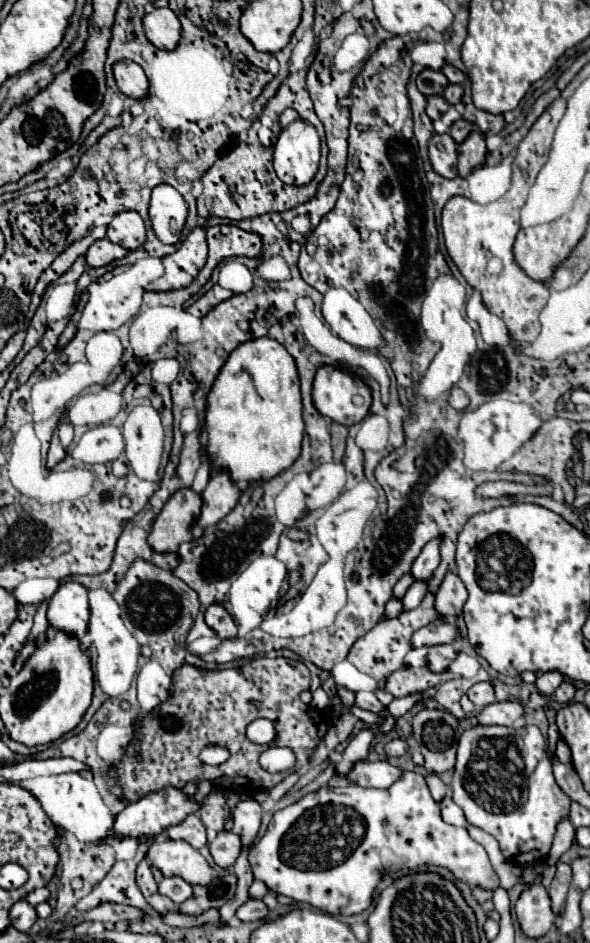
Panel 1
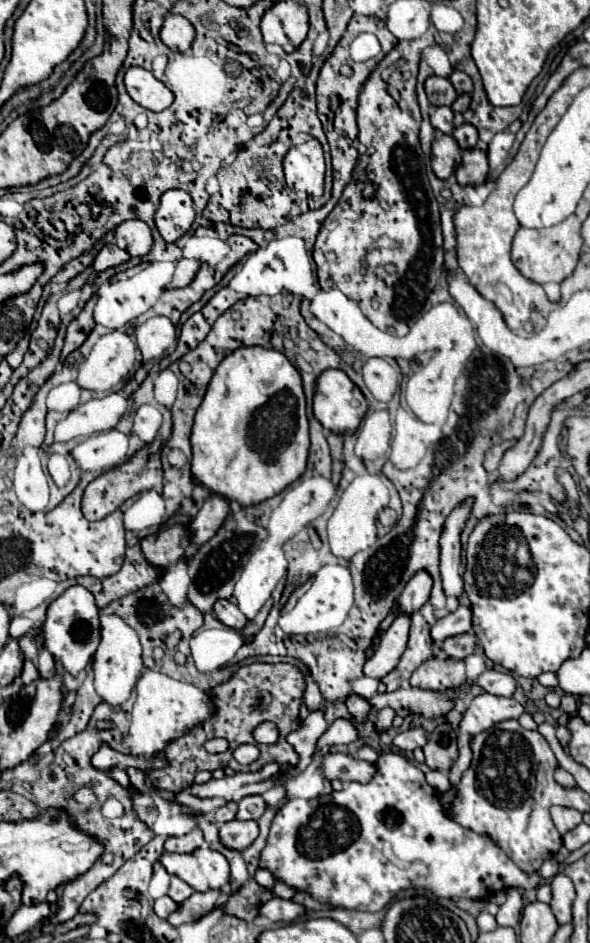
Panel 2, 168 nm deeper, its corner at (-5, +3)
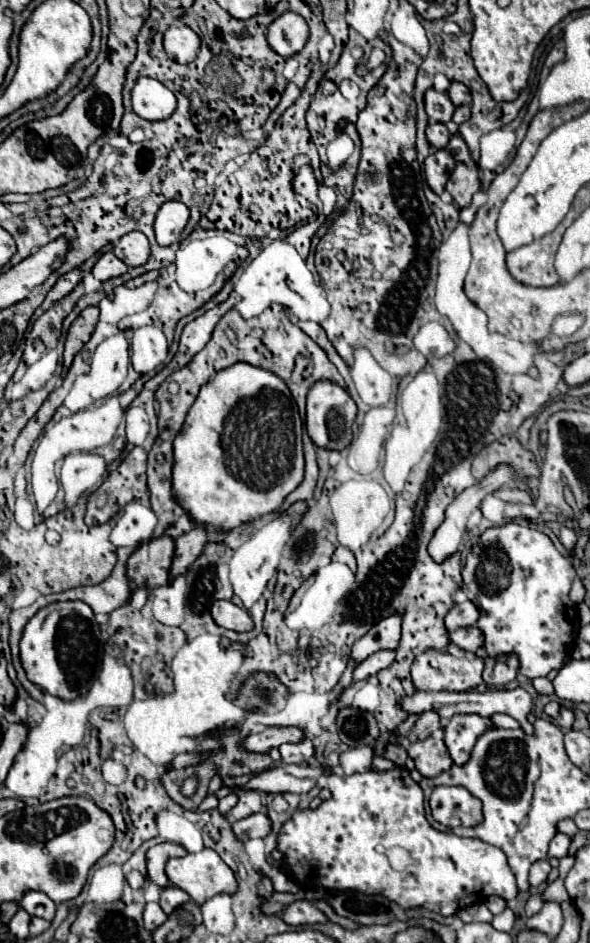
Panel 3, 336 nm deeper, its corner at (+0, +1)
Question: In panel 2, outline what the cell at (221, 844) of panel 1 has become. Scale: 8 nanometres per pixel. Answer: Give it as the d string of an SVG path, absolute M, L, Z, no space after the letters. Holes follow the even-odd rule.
M228 821L220 827L220 841L224 847L232 851L244 851L252 845L258 837L258 823L256 821Z

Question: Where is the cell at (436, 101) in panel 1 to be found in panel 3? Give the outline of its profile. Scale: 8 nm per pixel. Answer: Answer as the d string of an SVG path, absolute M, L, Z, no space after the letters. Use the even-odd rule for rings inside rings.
M429 123L427 125L427 141L431 143L431 147L435 149L447 149L449 145L449 131L443 123Z

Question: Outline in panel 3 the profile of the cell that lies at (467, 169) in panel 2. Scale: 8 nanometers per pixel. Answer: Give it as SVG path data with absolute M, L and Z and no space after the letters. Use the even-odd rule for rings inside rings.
M459 163L455 167L451 179L447 181L445 189L451 193L451 197L453 197L453 201L457 203L459 209L469 207L471 195L479 191L479 169Z

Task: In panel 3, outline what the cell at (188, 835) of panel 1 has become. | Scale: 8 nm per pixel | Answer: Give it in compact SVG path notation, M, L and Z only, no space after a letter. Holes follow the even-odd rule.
M159 843L159 845L151 847L147 851L147 877L149 877L149 881L153 881L161 889L169 887L169 879L167 879L167 875L163 875L163 871L165 871L163 867L165 867L167 859L185 857L185 855L187 855L187 851L177 843Z

